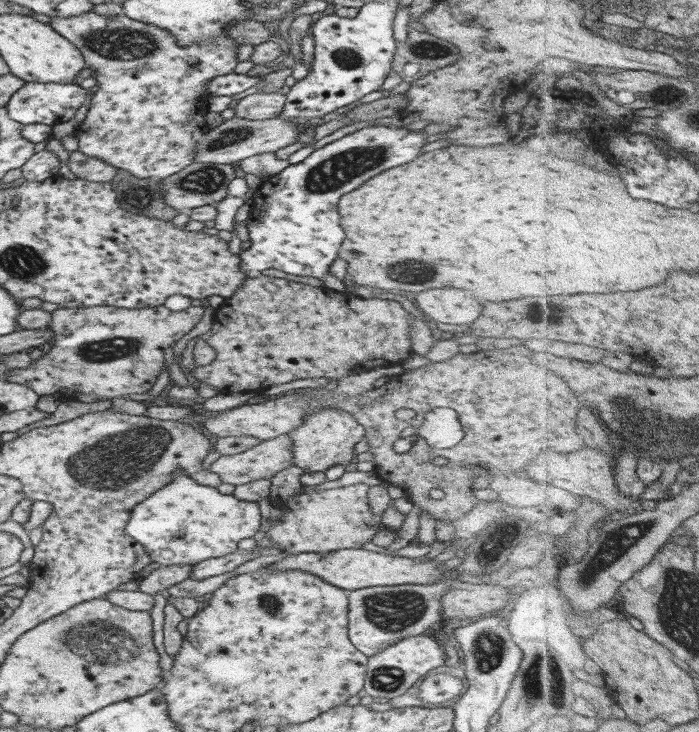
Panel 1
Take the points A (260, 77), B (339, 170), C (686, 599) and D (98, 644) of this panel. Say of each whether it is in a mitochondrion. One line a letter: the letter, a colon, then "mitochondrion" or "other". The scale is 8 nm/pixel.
A: other
B: mitochondrion
C: mitochondrion
D: mitochondrion

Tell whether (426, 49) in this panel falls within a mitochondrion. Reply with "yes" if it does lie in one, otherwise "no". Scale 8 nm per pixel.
yes

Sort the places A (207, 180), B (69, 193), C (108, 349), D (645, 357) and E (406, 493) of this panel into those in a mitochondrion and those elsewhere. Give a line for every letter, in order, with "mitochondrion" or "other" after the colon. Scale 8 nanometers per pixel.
A: mitochondrion
B: other
C: mitochondrion
D: other
E: other

